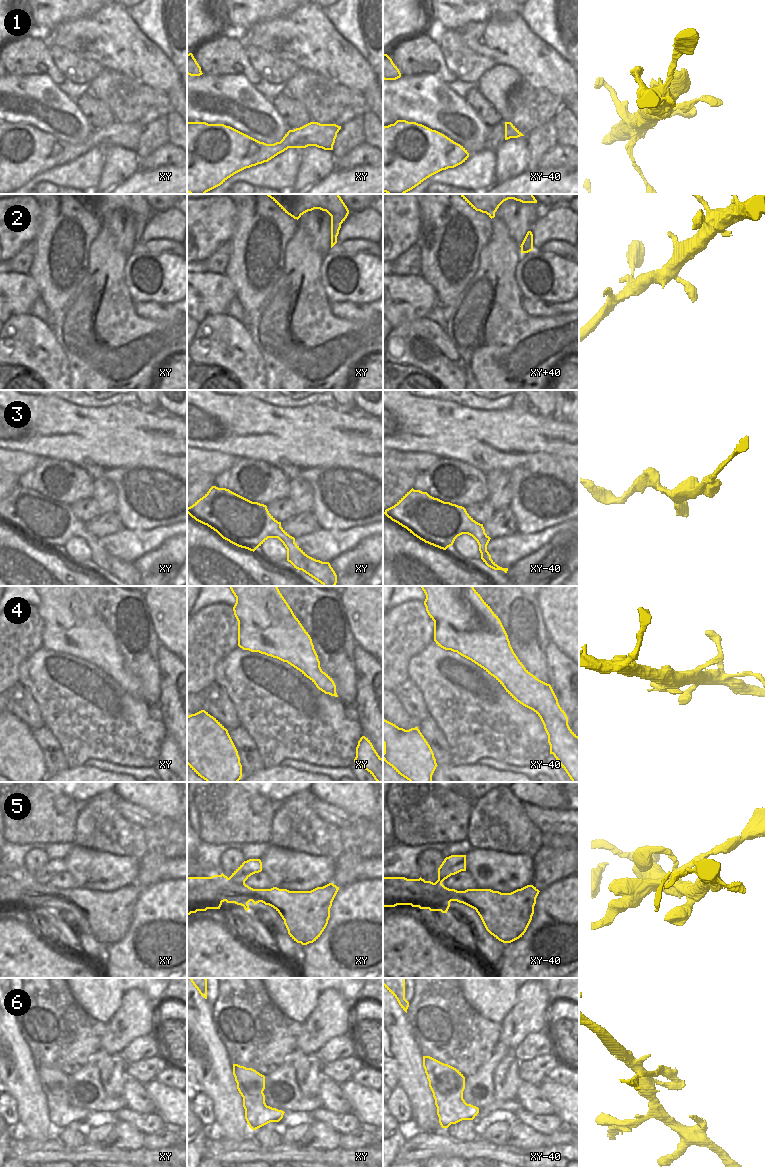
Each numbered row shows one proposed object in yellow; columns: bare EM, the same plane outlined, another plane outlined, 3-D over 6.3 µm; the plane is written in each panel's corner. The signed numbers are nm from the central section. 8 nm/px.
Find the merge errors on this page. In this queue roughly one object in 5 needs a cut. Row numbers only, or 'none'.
5, 6

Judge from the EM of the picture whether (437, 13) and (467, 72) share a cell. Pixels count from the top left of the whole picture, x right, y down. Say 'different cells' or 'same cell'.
different cells

